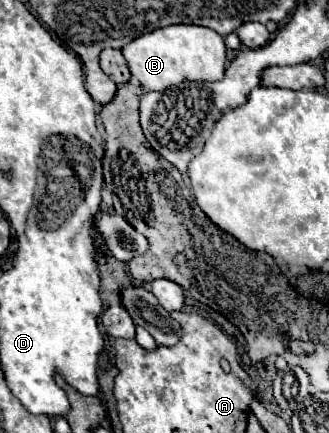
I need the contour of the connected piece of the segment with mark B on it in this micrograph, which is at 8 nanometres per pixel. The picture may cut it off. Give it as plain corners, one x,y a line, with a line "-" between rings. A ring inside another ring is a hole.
167,25
141,35
127,43
121,53
131,69
131,75
145,91
165,91
187,81
221,81
225,73
225,41
219,33
201,25

